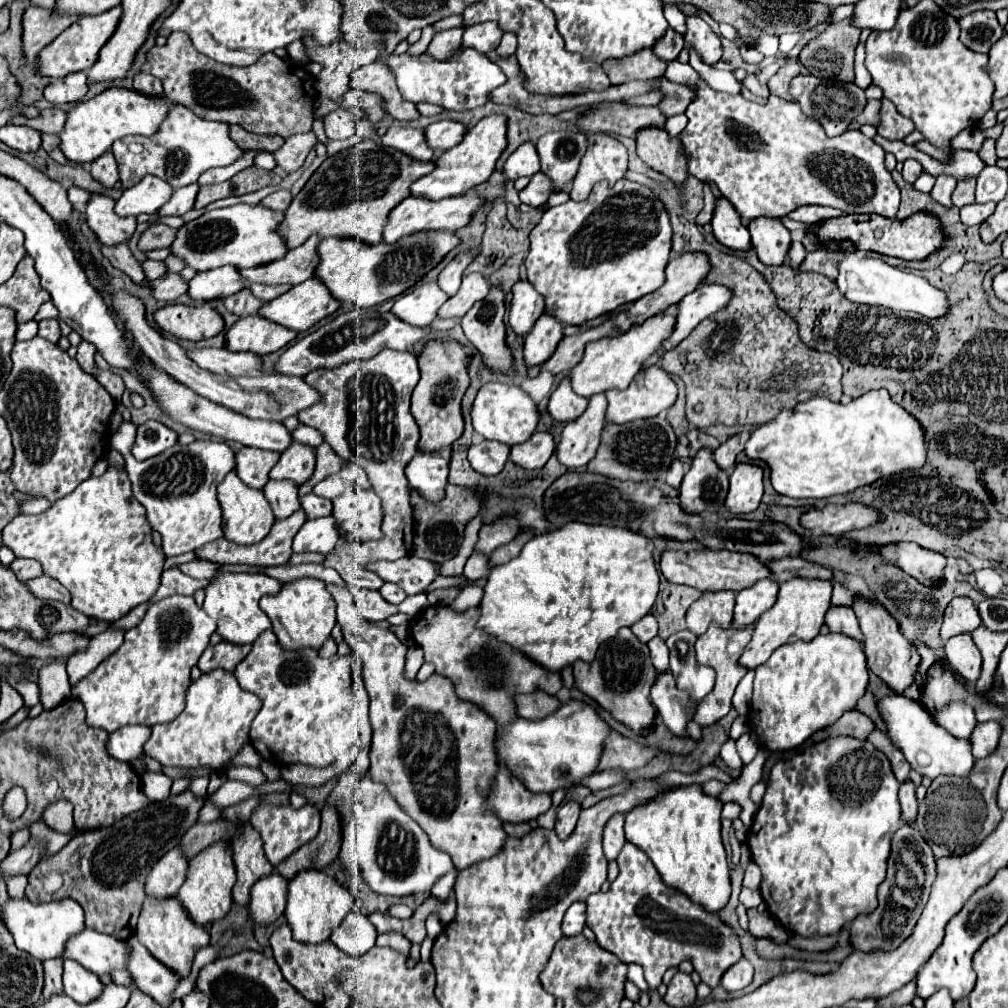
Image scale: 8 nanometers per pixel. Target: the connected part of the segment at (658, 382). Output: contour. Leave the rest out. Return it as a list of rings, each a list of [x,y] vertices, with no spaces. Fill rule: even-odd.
[[[659,365],[655,367],[647,367],[643,371],[639,371],[639,375],[633,379],[633,383],[625,389],[613,389],[607,391],[607,421],[609,423],[627,423],[627,421],[635,421],[635,419],[647,419],[647,417],[655,417],[659,415],[663,409],[669,409],[677,399],[677,385],[671,379],[671,375],[667,371],[663,371]]]

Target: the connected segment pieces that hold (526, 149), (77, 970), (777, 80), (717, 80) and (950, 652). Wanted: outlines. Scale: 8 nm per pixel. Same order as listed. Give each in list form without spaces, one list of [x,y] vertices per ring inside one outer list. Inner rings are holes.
[[[523,143],[523,145],[519,145],[519,147],[511,153],[511,157],[507,159],[507,163],[505,163],[505,167],[503,167],[503,173],[505,173],[511,181],[515,181],[515,179],[519,179],[519,177],[523,177],[523,175],[531,177],[531,175],[537,173],[537,171],[539,171],[539,153],[535,151],[535,145],[533,145],[533,143]]]
[[[73,959],[63,961],[63,987],[65,993],[77,1003],[91,1003],[91,999],[103,991],[101,979]]]
[[[789,59],[789,63],[787,63],[783,69],[779,69],[779,71],[769,79],[769,83],[767,83],[767,85],[769,85],[771,93],[791,101],[791,97],[789,97],[789,93],[787,93],[787,87],[789,87],[789,81],[791,81],[797,73],[799,73],[797,59]]]
[[[689,49],[689,53],[691,53],[691,59],[689,59],[689,63],[699,71],[699,75],[709,83],[709,87],[711,89],[717,89],[717,91],[723,91],[723,93],[735,93],[735,95],[741,95],[741,83],[733,77],[733,73],[729,73],[729,71],[719,71],[719,69],[715,69],[715,67],[709,67],[709,65],[705,65],[701,59],[699,59],[699,55],[695,53],[695,51],[691,51]]]
[[[969,633],[955,635],[945,643],[947,663],[957,675],[961,675],[967,683],[975,683],[981,673],[981,653],[973,643]]]

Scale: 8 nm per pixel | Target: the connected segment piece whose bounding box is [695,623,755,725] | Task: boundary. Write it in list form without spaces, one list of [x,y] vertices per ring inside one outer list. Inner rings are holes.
[[[711,623],[711,627],[707,629],[707,633],[703,633],[701,637],[697,637],[695,651],[697,651],[699,663],[711,665],[715,669],[715,673],[717,673],[717,681],[715,681],[713,691],[703,701],[699,701],[699,705],[697,705],[695,721],[699,725],[711,725],[711,723],[719,721],[721,717],[725,717],[729,713],[735,687],[741,681],[741,677],[747,673],[745,667],[739,667],[739,655],[743,653],[745,645],[751,641],[753,631],[755,631],[755,623],[751,623],[751,627],[733,627],[733,625],[729,625],[727,629],[719,627],[717,623]]]

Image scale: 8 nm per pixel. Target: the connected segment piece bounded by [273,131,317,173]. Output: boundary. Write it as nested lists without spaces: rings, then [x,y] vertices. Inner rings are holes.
[[[313,131],[291,135],[291,137],[285,139],[283,147],[279,147],[273,153],[273,157],[275,157],[279,167],[283,167],[287,173],[291,173],[291,171],[297,171],[303,165],[307,153],[313,149],[315,143],[317,143],[317,139],[315,139]]]

